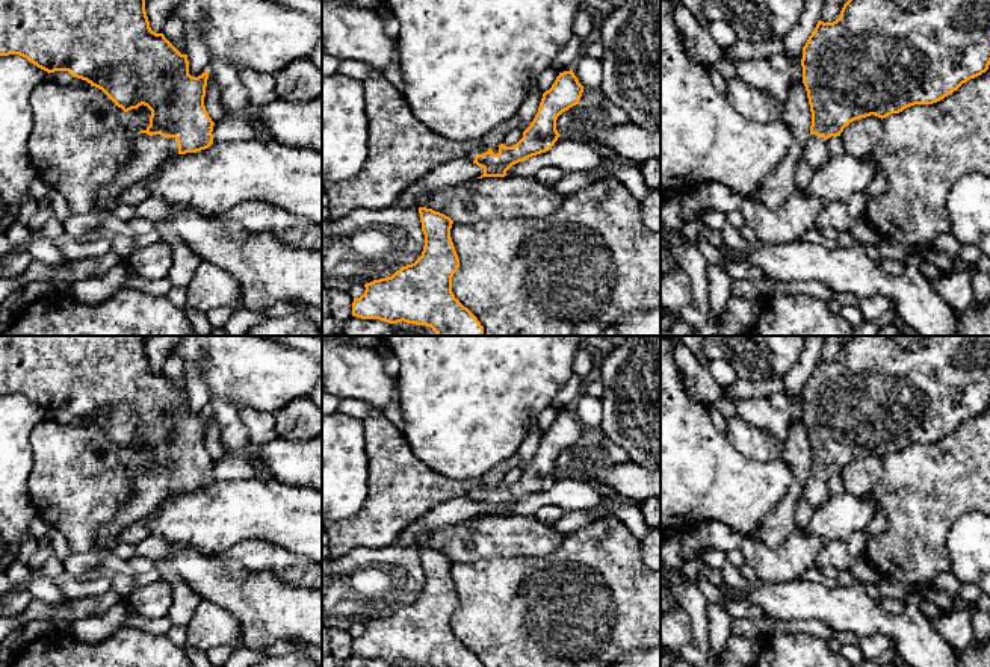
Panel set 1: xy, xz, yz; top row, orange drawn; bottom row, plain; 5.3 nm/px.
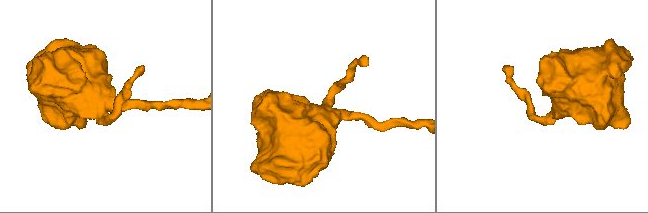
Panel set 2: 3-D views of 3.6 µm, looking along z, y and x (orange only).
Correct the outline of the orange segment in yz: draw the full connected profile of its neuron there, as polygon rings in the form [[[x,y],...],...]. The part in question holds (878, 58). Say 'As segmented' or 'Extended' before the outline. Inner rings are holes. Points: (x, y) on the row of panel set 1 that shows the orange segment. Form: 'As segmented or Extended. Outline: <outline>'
Extended. Outline: [[[848,0],[840,15],[833,23],[818,21],[815,30],[803,47],[803,83],[807,91],[807,98],[812,112],[810,138],[806,144],[804,159],[813,171],[816,171],[830,157],[828,139],[840,136],[843,129],[852,121],[875,115],[886,118],[892,113],[899,113],[914,104],[933,104],[954,91],[963,83],[985,73],[990,65],[990,0]]]

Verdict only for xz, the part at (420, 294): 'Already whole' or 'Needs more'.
Already whole

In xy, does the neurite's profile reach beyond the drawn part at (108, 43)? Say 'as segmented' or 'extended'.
extended

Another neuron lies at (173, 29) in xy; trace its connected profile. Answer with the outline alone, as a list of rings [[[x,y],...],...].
[[[169,15],[163,24],[162,33],[181,54],[187,54],[184,23],[181,20]]]

